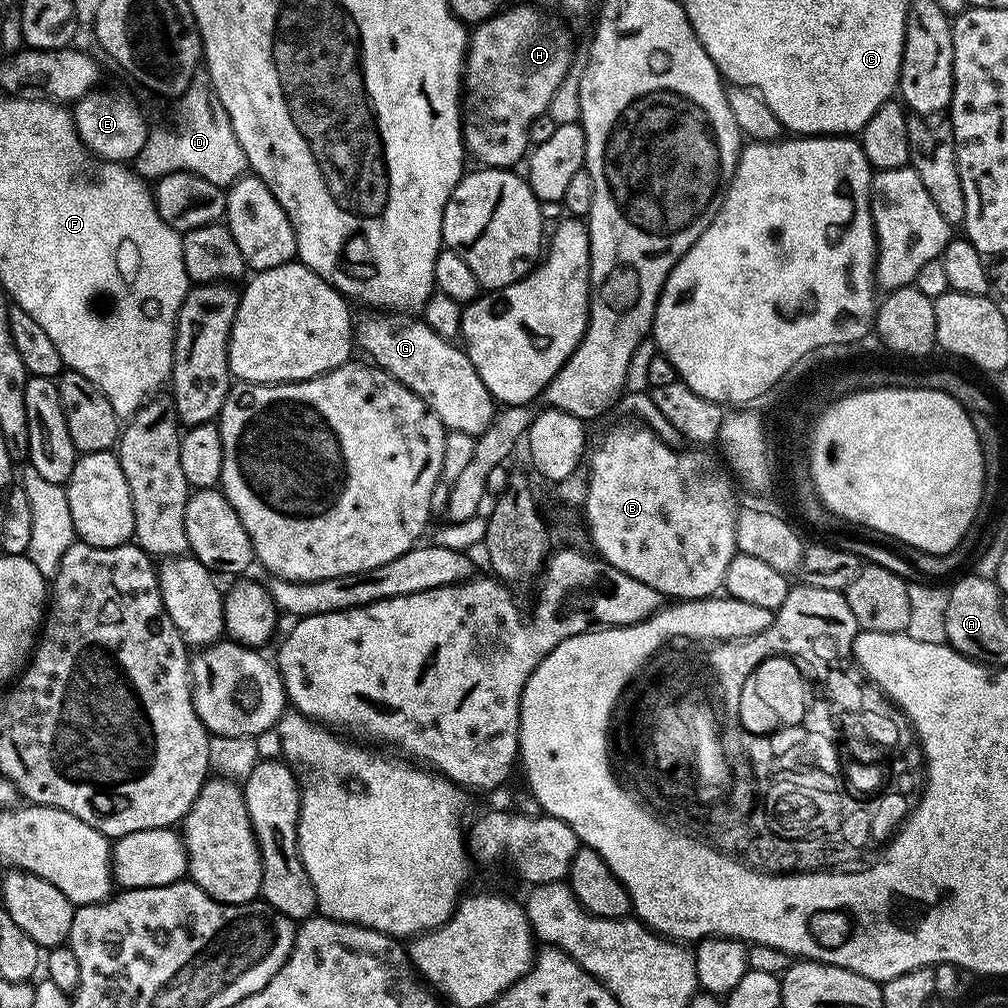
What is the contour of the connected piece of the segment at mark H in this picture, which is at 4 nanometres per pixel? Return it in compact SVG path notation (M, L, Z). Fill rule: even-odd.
M510 8L497 11L496 15L480 21L471 29L462 77L462 131L467 155L471 159L473 156L477 165L505 170L525 159L530 148L530 122L549 111L548 107L572 64L568 36L558 25L551 24L542 13L532 8Z

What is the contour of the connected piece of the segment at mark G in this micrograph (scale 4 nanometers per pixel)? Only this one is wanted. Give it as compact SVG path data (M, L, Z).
M368 310L362 314L364 315L361 317L358 316L354 324L354 338L357 342L357 345L359 346L359 349L361 346L361 348L370 356L368 358L377 367L383 369L384 372L390 373L394 379L402 382L402 384L406 385L408 389L413 390L416 394L418 394L418 396L422 398L424 402L426 402L428 408L431 409L433 413L435 413L440 421L442 421L445 429L454 432L467 433L470 436L478 437L484 433L490 425L492 425L493 421L495 420L496 401L493 399L492 395L486 388L485 383L482 382L478 376L477 370L474 369L473 363L470 362L468 353L465 352L464 349L462 349L459 345L454 346L455 343L453 341L442 339L441 336L438 335L436 331L432 330L423 320L408 318L405 319L408 321L400 323L401 317L397 313L386 313L382 310Z

